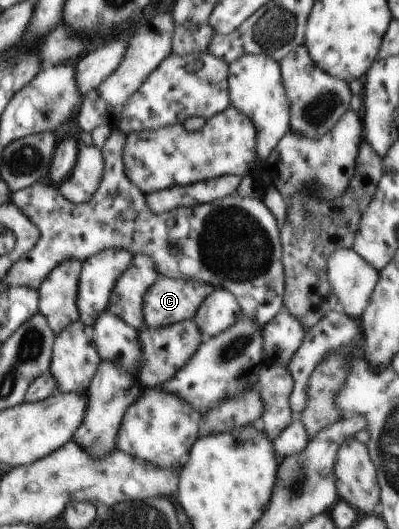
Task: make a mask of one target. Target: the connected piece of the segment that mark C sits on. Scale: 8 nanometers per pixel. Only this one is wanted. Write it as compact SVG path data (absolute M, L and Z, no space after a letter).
M159 274L157 281L148 289L143 300L144 327L165 327L194 318L199 306L215 288L196 279L175 279Z

